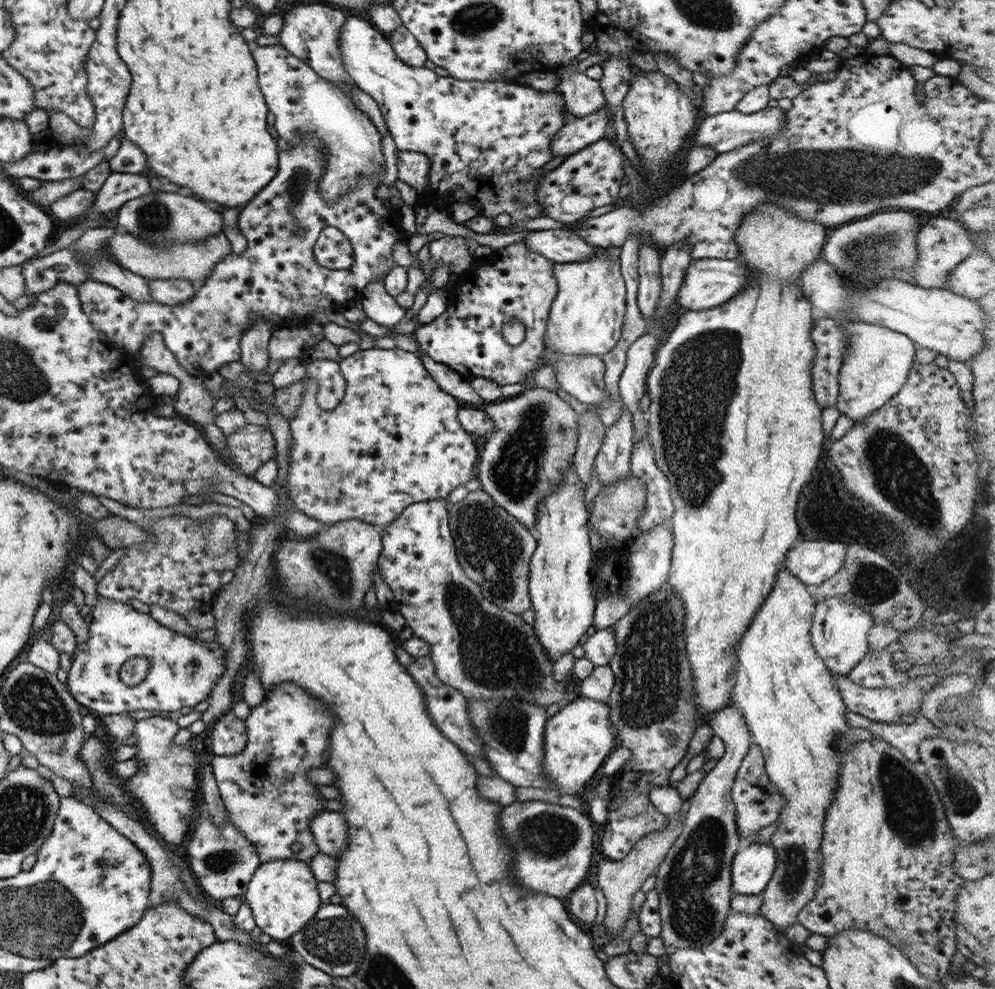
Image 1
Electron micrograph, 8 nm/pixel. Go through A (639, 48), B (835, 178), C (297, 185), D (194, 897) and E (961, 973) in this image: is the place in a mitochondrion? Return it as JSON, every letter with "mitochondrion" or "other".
{"A":"other","B":"mitochondrion","C":"mitochondrion","D":"other","E":"other"}

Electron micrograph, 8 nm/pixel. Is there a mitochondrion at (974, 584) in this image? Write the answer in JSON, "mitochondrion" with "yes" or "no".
{"mitochondrion":"no"}

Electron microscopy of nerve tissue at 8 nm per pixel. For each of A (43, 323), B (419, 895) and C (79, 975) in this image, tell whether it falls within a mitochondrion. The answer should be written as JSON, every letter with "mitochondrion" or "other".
{"A":"mitochondrion","B":"other","C":"other"}

